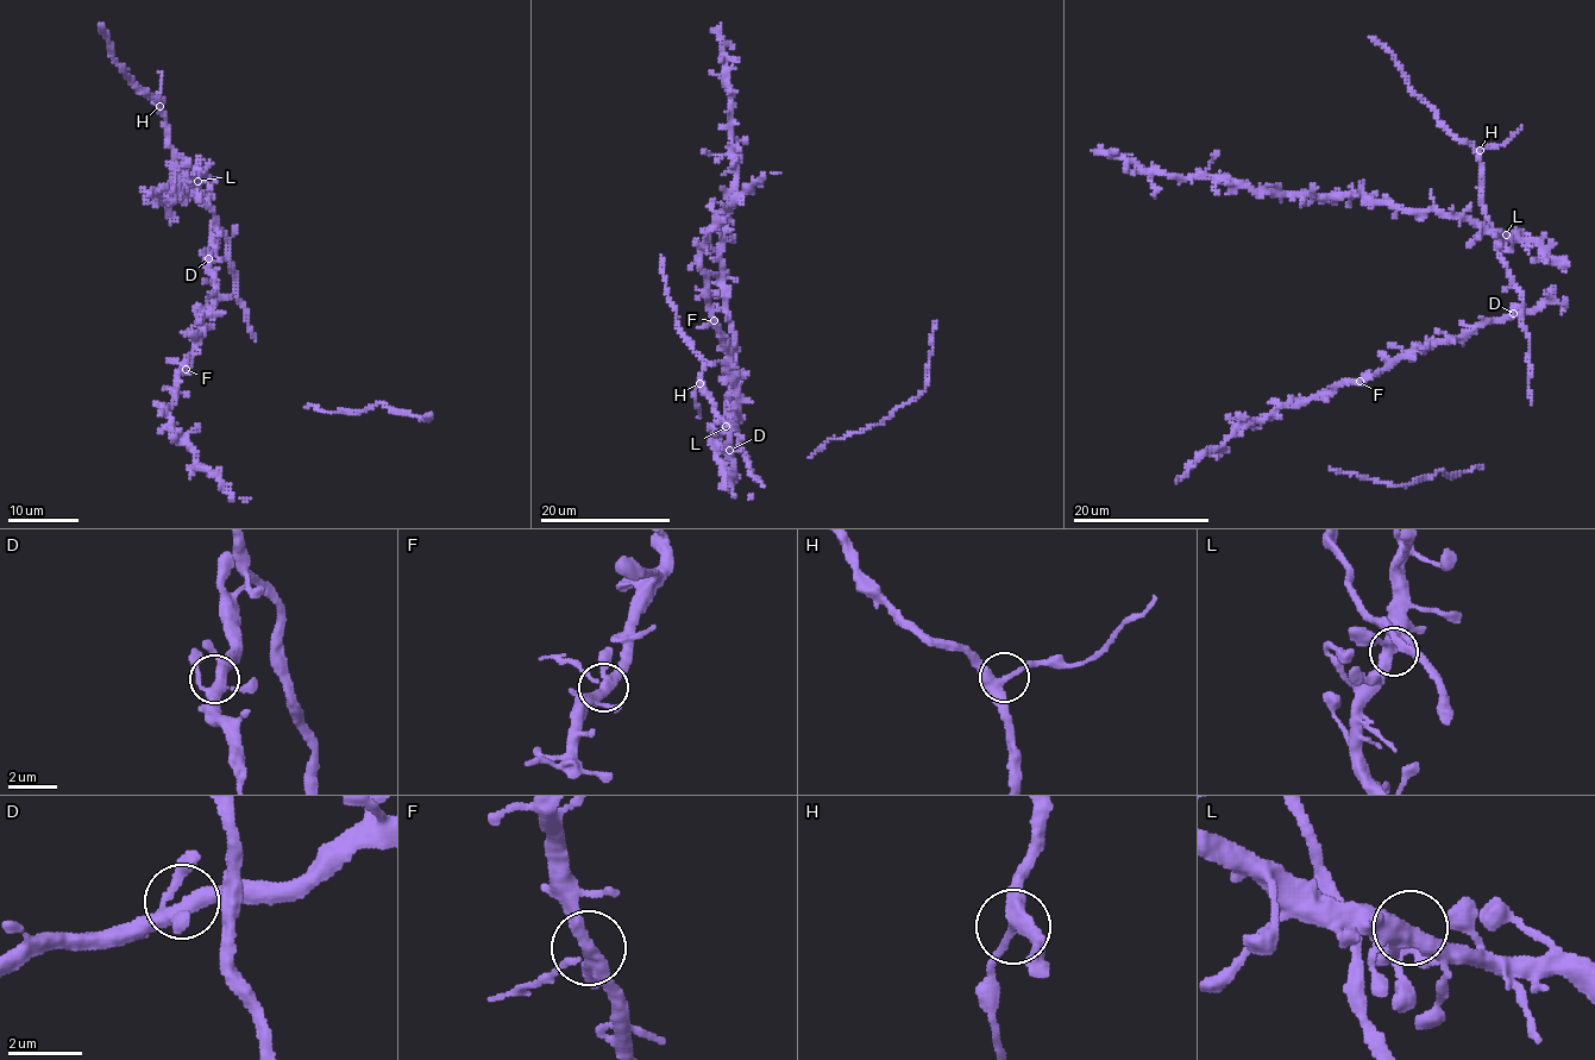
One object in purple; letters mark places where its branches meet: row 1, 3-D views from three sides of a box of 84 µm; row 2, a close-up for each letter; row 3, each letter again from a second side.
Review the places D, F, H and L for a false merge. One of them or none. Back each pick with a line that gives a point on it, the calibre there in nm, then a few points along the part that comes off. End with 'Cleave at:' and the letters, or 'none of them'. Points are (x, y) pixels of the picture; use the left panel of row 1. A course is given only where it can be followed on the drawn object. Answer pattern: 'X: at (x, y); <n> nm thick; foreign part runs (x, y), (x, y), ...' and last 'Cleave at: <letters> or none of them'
Cleave at: none of them

